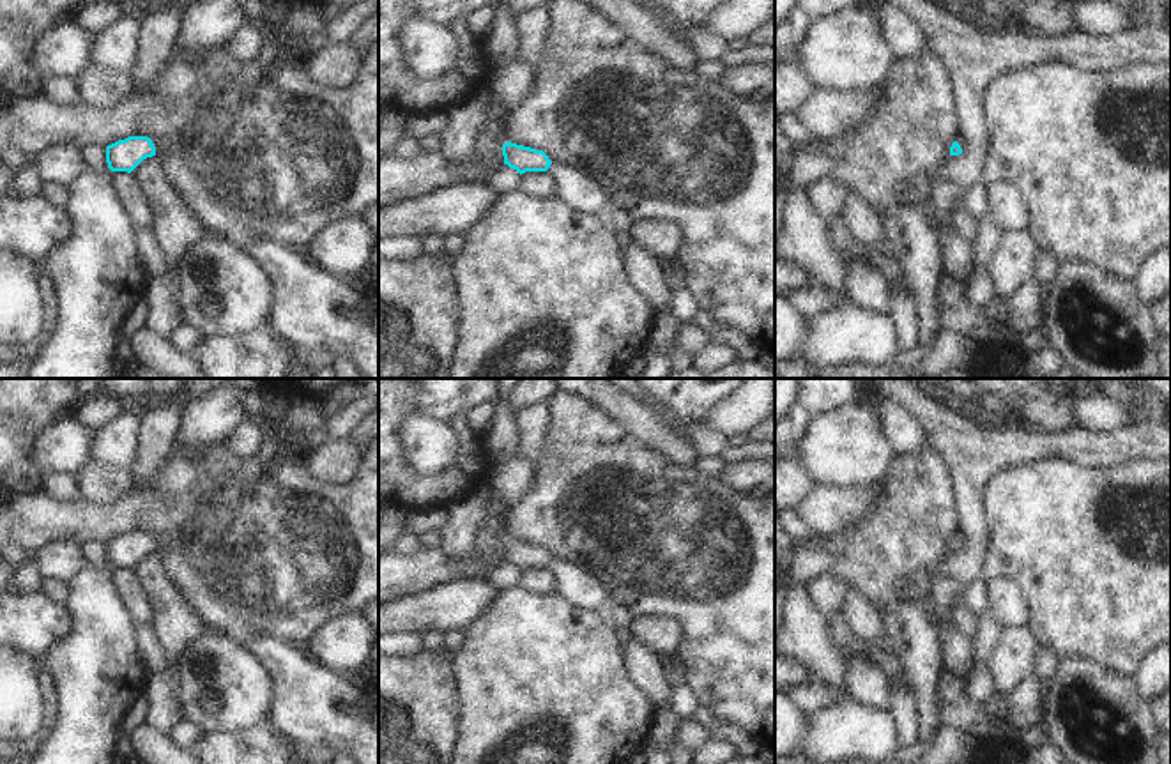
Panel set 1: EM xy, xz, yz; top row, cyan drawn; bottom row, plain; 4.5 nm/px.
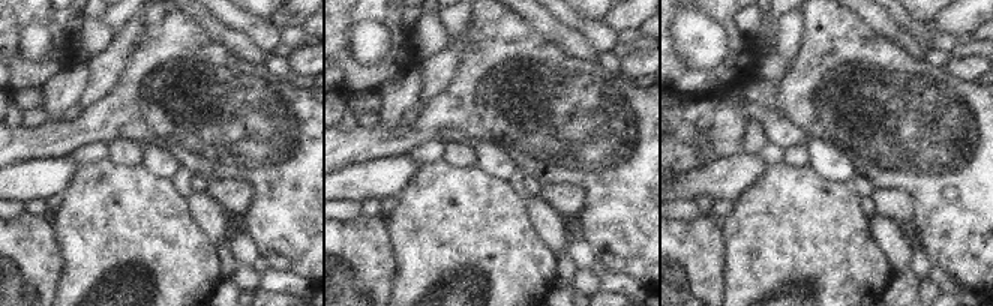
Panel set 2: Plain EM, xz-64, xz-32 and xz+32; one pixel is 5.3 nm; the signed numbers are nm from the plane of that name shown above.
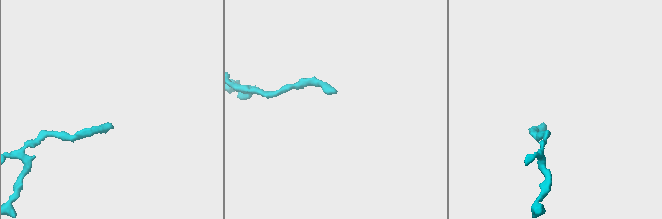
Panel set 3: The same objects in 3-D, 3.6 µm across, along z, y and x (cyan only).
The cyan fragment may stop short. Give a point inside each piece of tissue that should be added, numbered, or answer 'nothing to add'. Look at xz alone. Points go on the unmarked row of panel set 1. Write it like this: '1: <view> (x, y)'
1: xz (572, 582)

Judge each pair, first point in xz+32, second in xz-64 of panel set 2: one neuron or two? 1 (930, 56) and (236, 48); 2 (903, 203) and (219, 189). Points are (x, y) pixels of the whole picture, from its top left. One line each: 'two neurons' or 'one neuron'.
1: two neurons
2: one neuron

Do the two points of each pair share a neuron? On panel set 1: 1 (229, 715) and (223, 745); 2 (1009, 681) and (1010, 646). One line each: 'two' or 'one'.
1: two
2: one

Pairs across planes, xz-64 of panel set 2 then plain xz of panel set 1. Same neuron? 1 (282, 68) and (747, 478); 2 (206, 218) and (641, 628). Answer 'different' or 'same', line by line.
1: different
2: different

